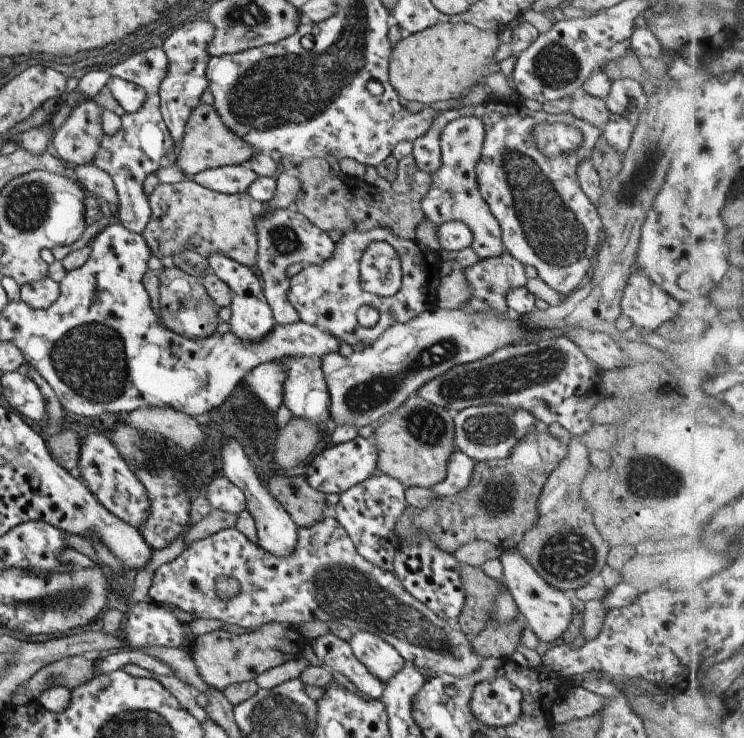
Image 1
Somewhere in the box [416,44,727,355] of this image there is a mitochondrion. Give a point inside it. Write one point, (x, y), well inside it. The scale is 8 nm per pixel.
(559, 238)

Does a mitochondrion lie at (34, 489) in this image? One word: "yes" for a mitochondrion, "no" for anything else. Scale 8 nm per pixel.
no

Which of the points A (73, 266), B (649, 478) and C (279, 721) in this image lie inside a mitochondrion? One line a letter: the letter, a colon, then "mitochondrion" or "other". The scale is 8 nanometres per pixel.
A: other
B: mitochondrion
C: mitochondrion

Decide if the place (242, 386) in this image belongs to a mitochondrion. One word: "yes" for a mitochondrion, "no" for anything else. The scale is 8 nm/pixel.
no

